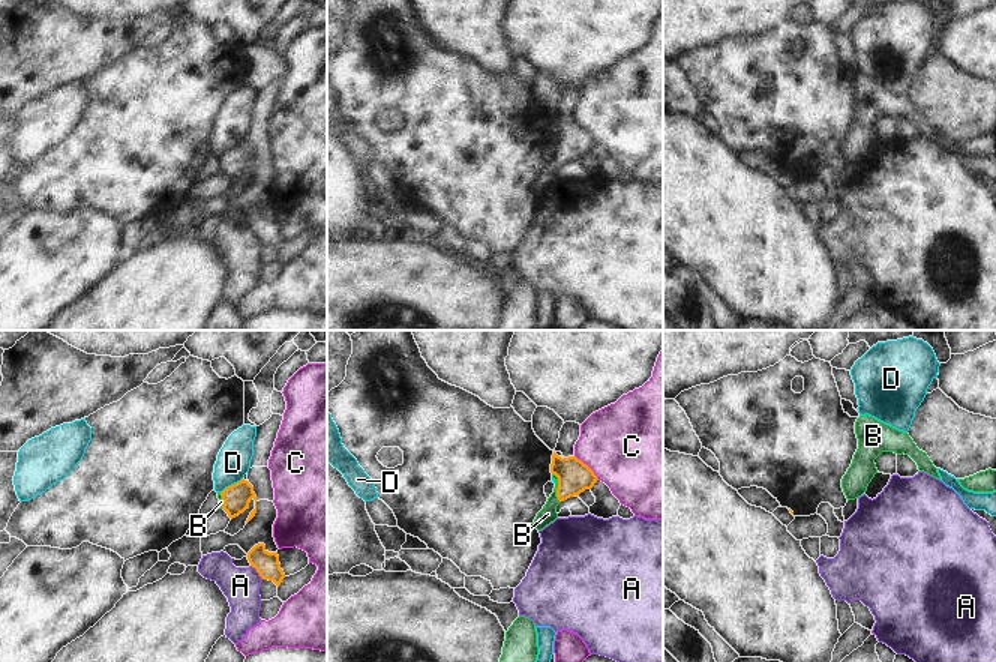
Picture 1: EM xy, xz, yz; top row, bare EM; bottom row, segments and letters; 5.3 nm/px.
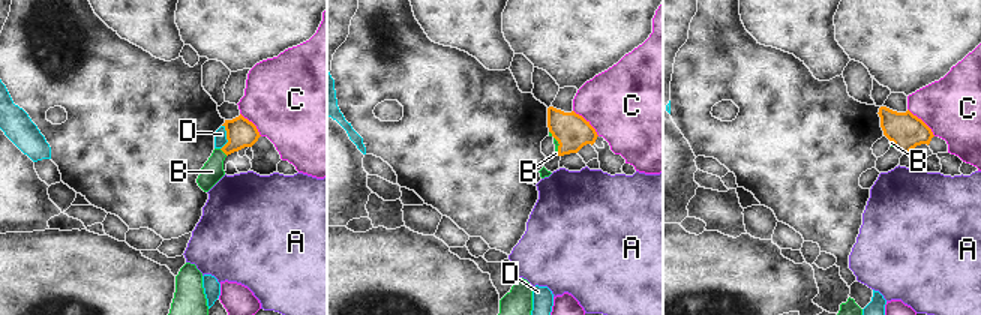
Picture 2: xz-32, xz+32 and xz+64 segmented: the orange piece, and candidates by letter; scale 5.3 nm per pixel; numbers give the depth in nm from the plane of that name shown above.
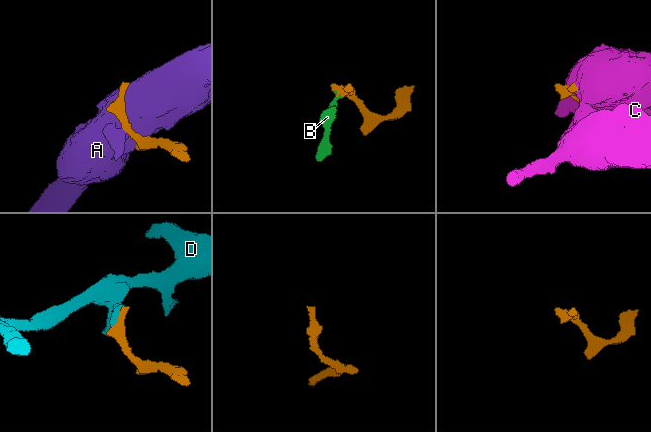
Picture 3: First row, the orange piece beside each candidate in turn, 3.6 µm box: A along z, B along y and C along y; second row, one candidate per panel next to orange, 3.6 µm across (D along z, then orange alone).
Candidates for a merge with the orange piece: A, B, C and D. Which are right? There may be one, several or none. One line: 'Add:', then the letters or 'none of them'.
Add: B

